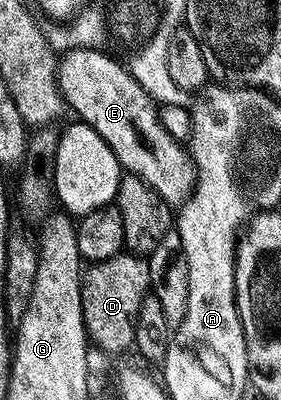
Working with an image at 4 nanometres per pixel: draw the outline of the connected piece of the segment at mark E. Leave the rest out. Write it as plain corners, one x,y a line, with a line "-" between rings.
84,47
63,53
56,70
63,101
78,114
79,121
92,126
108,142
123,171
152,186
167,204
185,203
197,180
193,160
163,126
155,99
138,84
124,64
103,52

